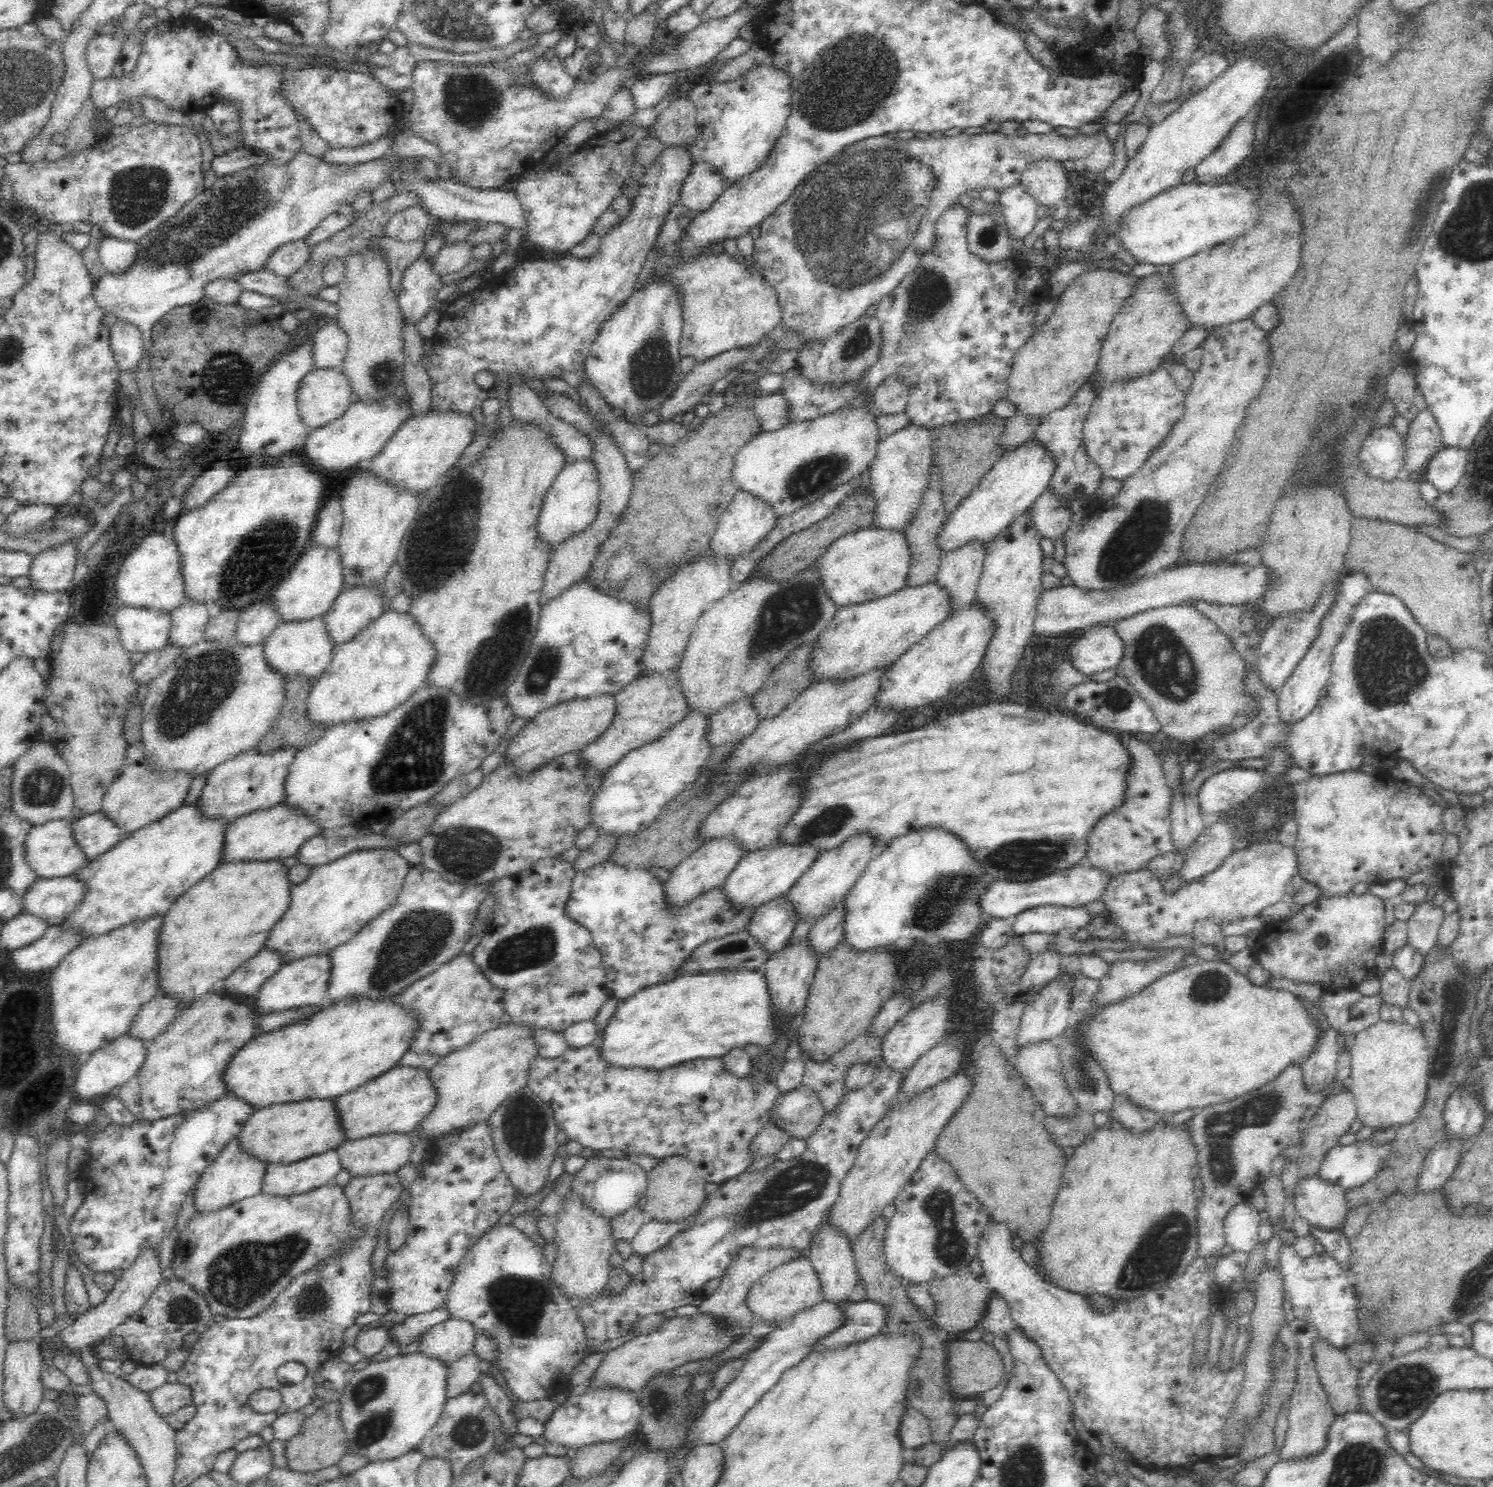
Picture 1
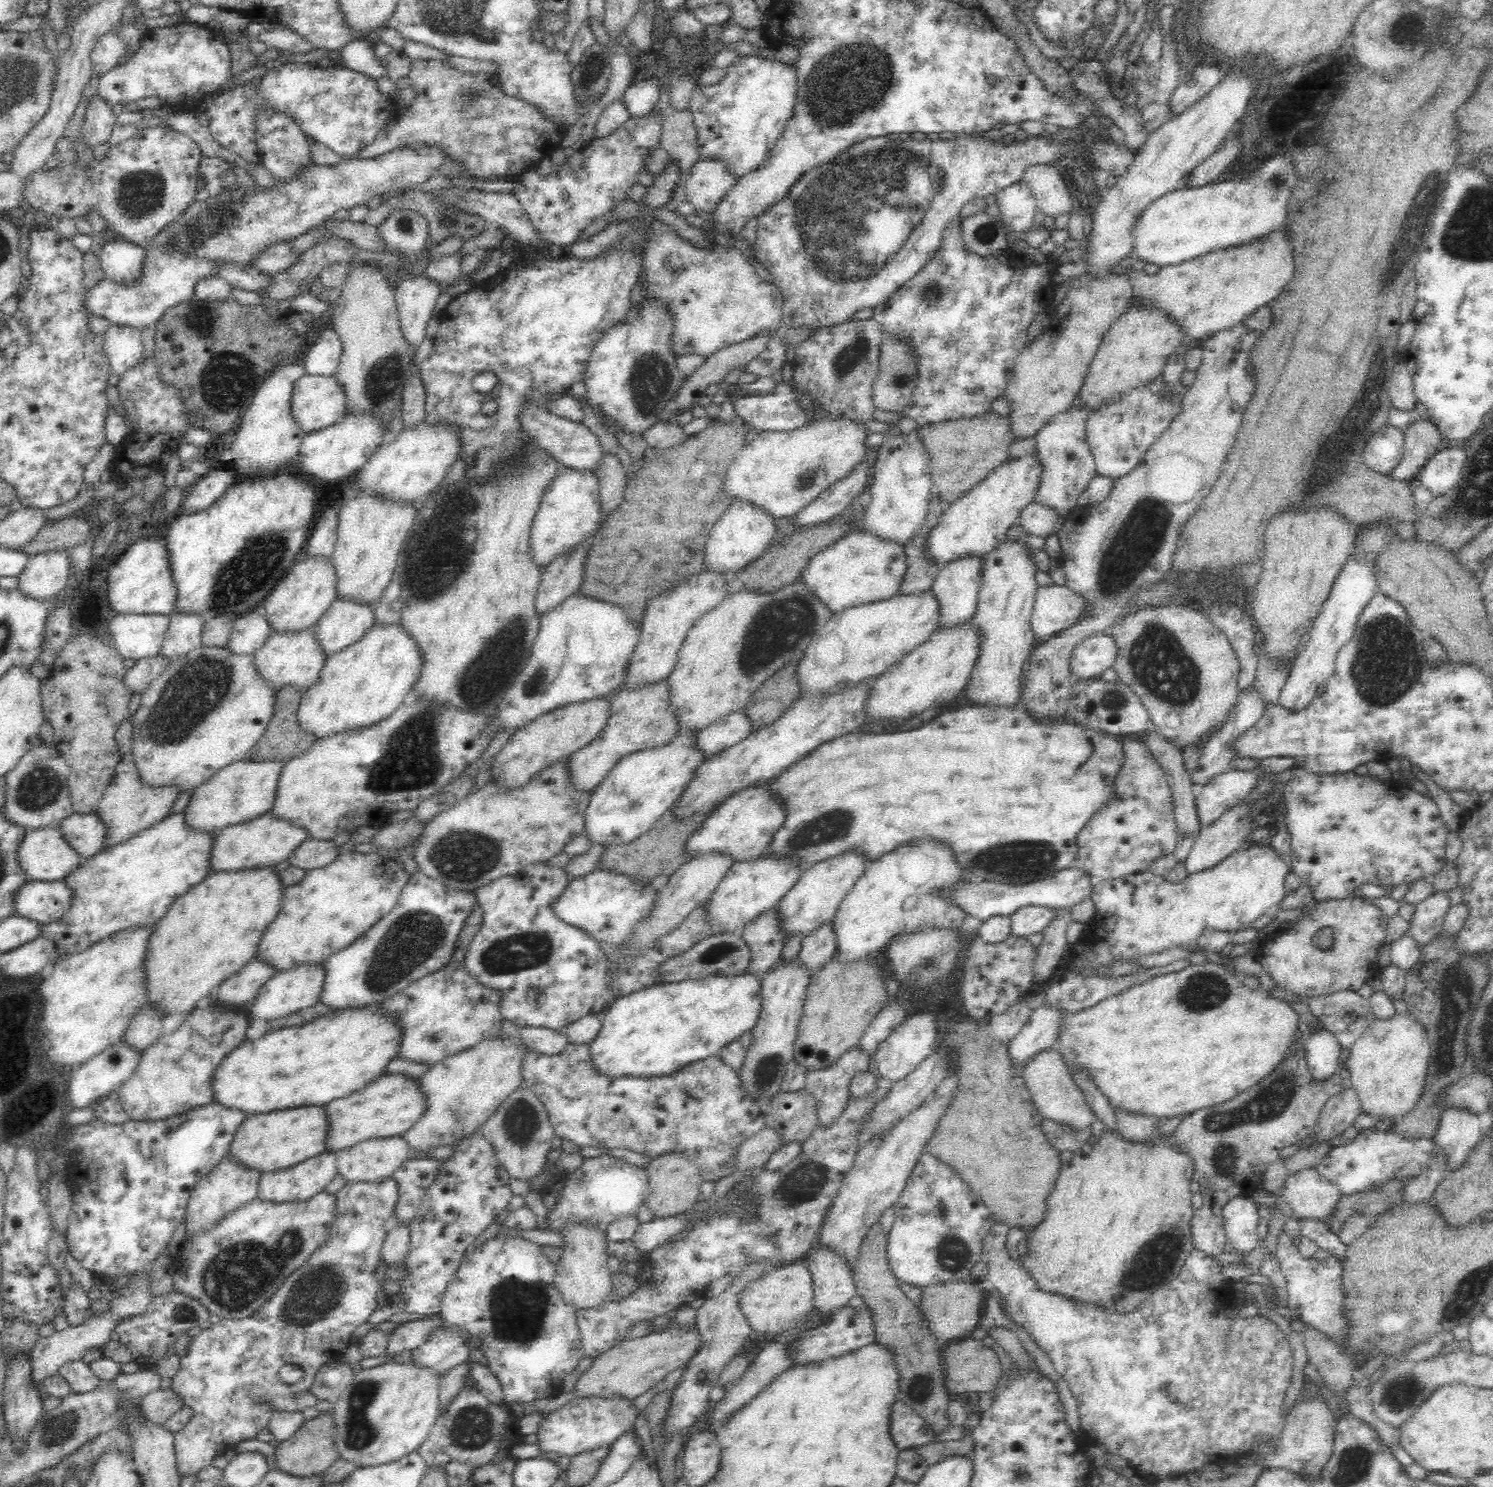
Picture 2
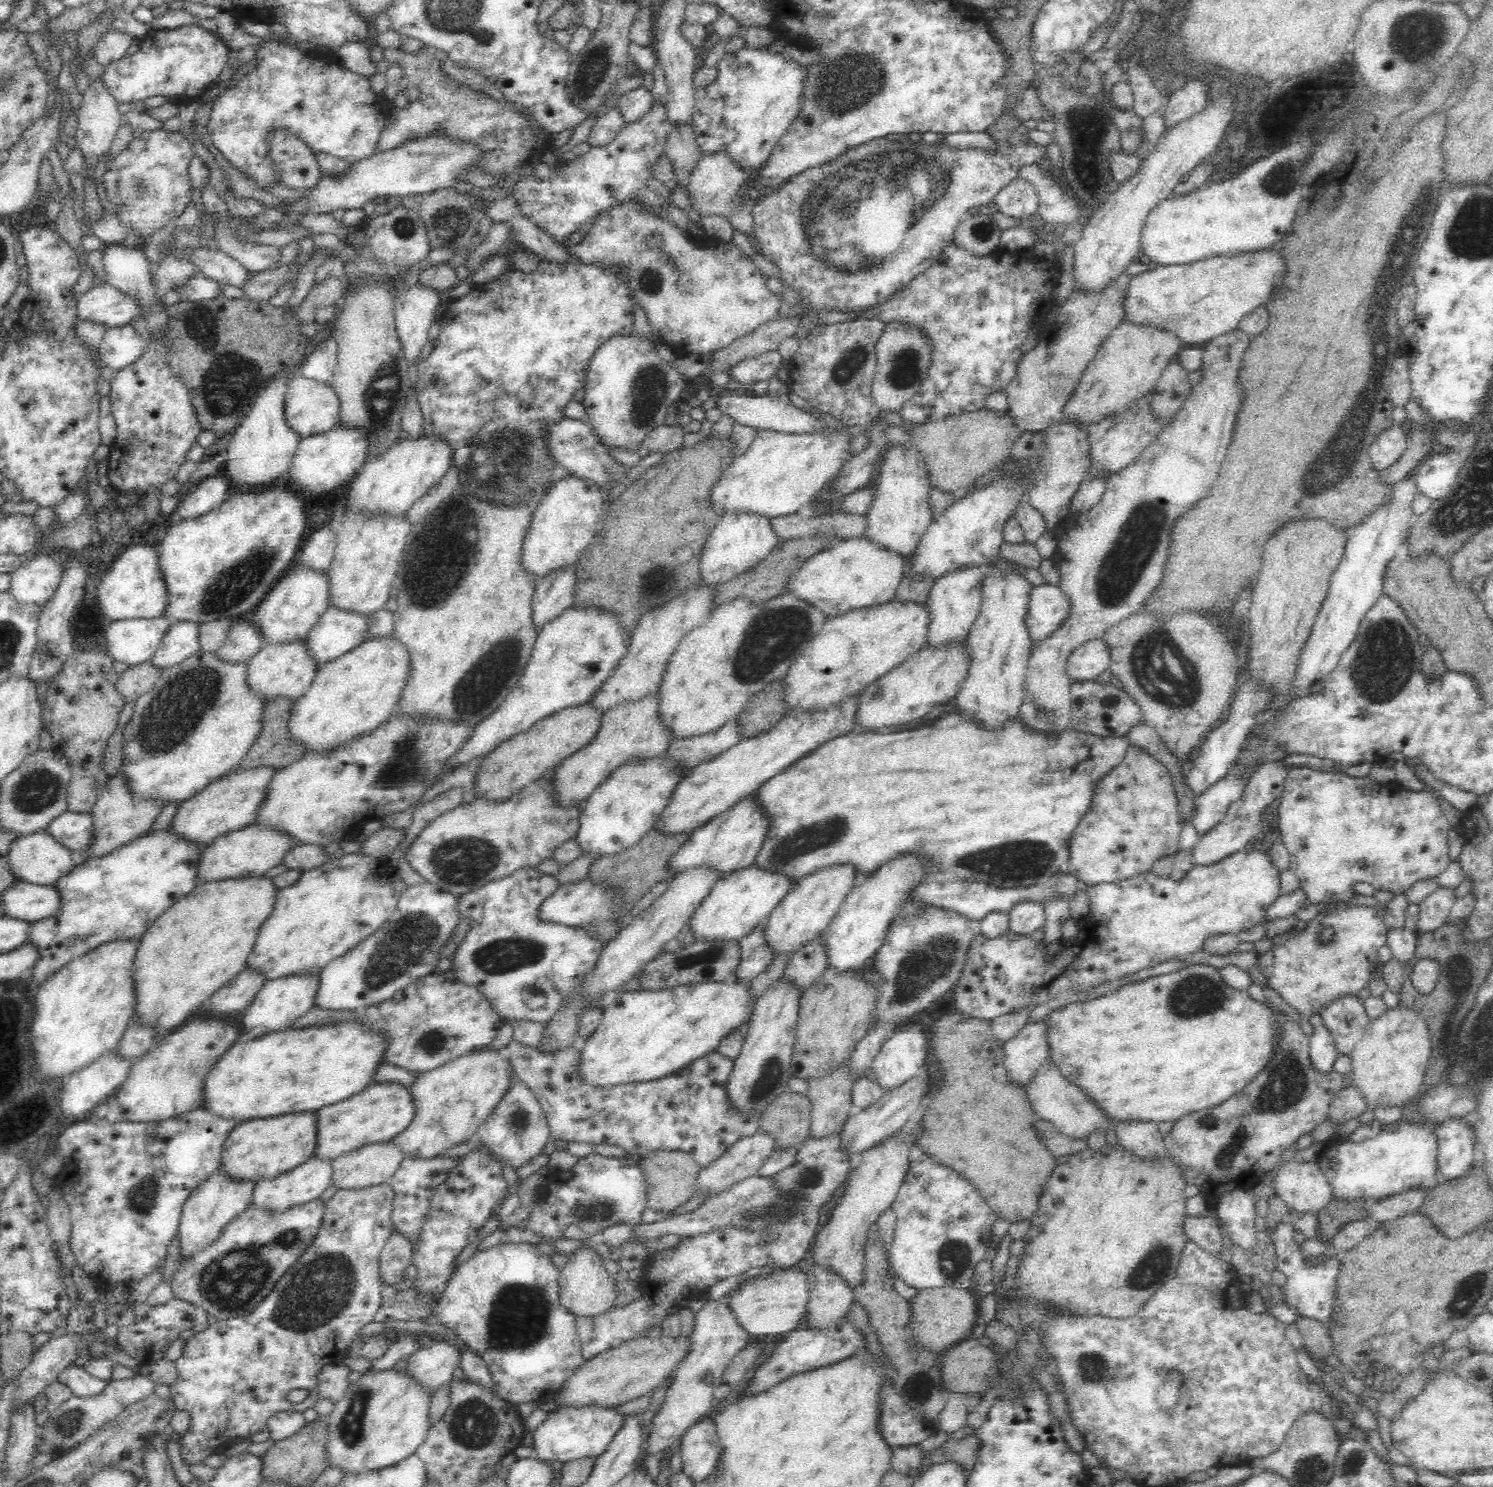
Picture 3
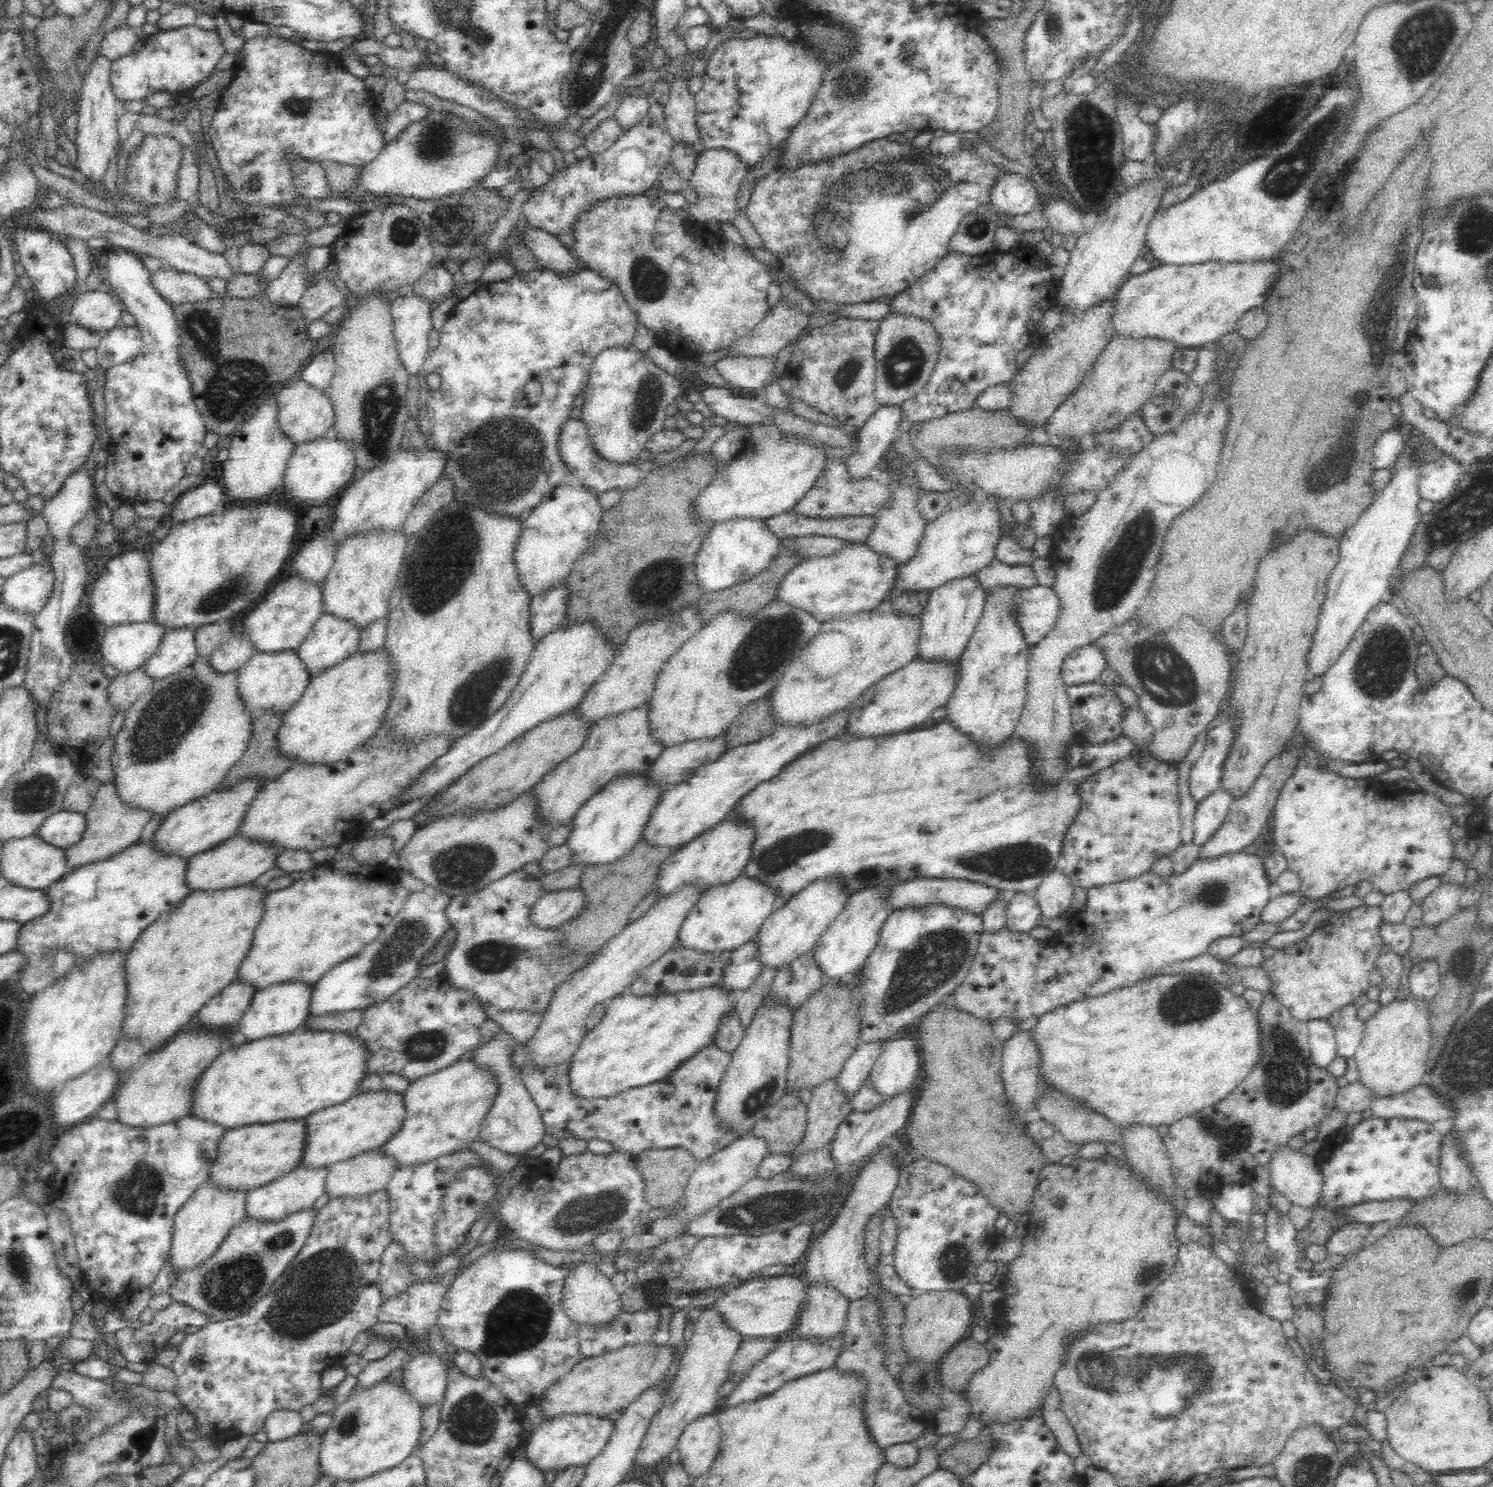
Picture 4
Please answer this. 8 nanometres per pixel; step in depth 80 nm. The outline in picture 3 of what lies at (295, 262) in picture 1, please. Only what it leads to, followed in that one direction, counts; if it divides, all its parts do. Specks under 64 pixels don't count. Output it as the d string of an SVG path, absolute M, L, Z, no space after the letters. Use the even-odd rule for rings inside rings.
M216 224L218 248L240 261L251 273L272 270L280 266L282 248L270 244L242 244L231 235L227 224Z

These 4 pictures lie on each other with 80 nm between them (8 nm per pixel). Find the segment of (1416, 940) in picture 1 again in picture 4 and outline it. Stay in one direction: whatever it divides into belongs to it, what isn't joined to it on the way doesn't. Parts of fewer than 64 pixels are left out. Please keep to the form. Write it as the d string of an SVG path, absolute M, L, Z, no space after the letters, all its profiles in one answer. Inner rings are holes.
M1442 883L1434 889L1421 904L1423 924L1436 926L1450 918L1457 912L1458 901L1463 892L1462 886L1452 883Z

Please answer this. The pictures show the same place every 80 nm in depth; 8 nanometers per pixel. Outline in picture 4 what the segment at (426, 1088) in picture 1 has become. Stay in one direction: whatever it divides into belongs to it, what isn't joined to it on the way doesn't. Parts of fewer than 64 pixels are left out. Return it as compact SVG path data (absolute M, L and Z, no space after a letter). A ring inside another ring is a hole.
M398 1090L359 1092L344 1102L309 1114L306 1121L309 1124L309 1140L301 1164L330 1166L355 1154L382 1147L402 1130L406 1122L405 1094Z

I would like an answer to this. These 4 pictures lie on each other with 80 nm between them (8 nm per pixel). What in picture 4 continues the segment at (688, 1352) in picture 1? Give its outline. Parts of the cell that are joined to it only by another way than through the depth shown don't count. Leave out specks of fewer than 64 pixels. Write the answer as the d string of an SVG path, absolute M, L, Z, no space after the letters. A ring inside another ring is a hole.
M658 1343L627 1344L624 1348L614 1352L606 1352L602 1356L583 1359L572 1368L570 1373L562 1376L560 1382L549 1386L541 1400L537 1400L534 1404L544 1409L545 1419L554 1418L553 1416L564 1413L608 1415L623 1410L632 1404L638 1396L642 1396L644 1392L650 1391L650 1388L659 1385L670 1370L670 1366L674 1364L674 1360L676 1360L676 1348L671 1343L661 1345Z

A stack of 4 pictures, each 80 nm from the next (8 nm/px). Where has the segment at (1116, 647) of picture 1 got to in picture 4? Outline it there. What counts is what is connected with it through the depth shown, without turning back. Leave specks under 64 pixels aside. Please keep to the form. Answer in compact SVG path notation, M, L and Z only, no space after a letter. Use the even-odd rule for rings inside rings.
M1096 643L1074 649L1061 667L1068 686L1098 681L1103 670L1108 668L1105 652Z

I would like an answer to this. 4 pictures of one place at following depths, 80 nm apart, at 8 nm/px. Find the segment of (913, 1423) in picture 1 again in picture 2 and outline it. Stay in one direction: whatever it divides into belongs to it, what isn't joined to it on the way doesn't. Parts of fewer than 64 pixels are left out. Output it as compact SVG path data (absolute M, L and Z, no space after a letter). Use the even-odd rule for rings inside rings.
M902 1401L894 1402L891 1416L891 1436L898 1449L914 1449L935 1440L928 1422Z

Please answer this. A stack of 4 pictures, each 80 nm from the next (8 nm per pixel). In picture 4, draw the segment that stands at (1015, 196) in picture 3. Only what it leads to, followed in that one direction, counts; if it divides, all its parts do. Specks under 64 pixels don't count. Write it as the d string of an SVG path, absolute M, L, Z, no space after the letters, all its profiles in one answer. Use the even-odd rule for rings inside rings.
M1009 173L994 186L991 204L997 215L1015 217L1038 208L1038 190L1032 181L1019 174Z

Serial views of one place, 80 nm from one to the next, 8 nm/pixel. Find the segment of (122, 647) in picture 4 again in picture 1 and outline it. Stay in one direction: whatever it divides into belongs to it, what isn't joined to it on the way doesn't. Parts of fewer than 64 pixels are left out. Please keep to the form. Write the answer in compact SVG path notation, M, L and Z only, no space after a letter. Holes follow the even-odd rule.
M122 605L114 615L126 651L147 653L162 648L170 638L171 612L158 608Z

